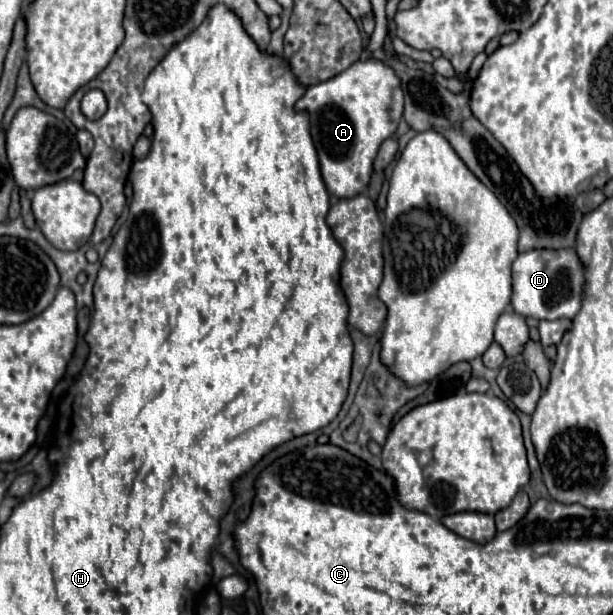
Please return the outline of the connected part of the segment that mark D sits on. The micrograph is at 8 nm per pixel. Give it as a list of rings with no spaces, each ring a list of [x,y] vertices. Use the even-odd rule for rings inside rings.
[[[533,249],[519,253],[513,263],[513,299],[515,313],[533,319],[573,319],[581,307],[583,267],[573,249],[553,253],[549,249]]]

